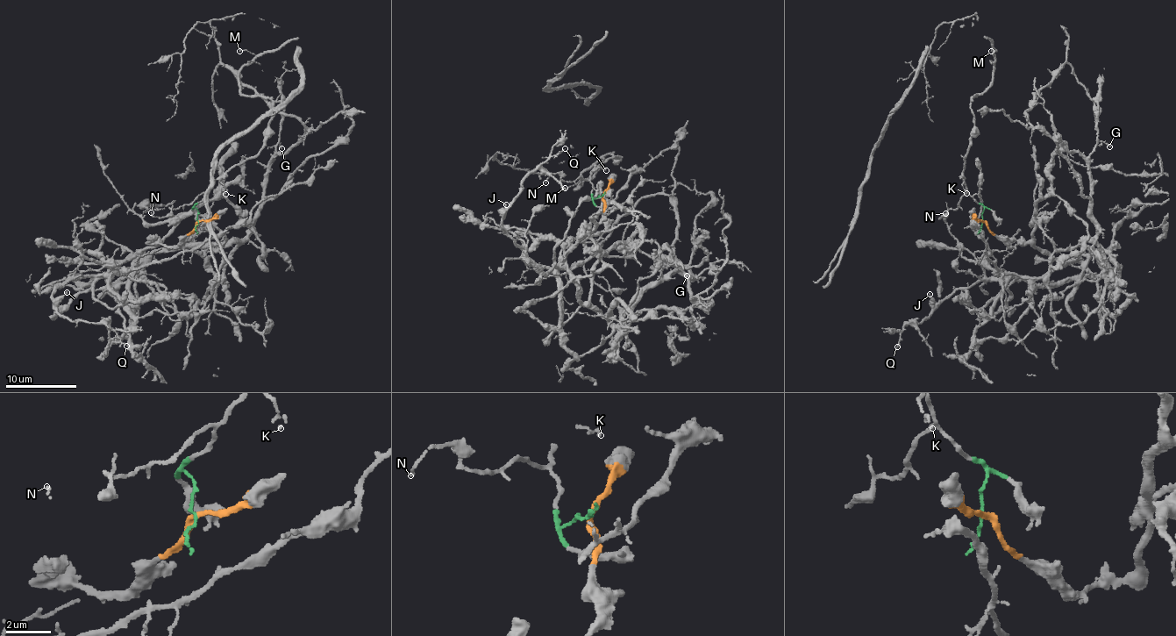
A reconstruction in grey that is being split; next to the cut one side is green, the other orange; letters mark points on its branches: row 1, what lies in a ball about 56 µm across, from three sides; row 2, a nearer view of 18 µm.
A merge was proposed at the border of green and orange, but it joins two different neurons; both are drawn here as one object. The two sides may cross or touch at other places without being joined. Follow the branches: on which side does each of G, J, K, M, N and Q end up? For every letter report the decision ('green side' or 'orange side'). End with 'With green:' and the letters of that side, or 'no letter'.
G: orange side
J: orange side
K: green side
M: green side
N: green side
Q: orange side
With green: K, M, N

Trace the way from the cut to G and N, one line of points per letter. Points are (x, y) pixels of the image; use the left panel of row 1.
G: (198, 221), (158, 243), (180, 214), (223, 234), (211, 250), (245, 238), (281, 149)
N: (198, 221), (196, 207), (203, 196), (203, 194), (190, 203), (173, 208), (167, 215), (155, 217), (151, 211)

